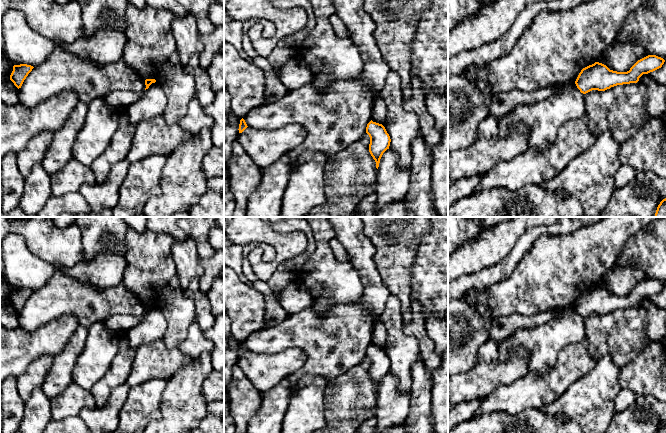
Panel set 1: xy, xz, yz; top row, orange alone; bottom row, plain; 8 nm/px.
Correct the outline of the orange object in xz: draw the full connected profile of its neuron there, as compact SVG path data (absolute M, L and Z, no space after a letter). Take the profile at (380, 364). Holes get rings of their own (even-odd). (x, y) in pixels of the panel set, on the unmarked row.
M372 344L367 348L366 357L370 361L369 376L375 384L376 392L378 393L383 377L389 373L391 363L385 351Z

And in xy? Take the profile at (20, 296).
M27 288L14 289L13 295L10 299L10 304L19 313L21 312L24 304L34 291Z

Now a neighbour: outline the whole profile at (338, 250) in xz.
M335 239L330 241L330 247L332 249L332 252L335 256L335 258L339 261L339 262L344 262L344 263L348 263L349 260L349 256L345 250L345 248L338 243Z

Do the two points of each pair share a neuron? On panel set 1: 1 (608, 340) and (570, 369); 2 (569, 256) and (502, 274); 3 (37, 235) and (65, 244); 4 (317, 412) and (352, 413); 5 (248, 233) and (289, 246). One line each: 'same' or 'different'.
1: different
2: different
3: same
4: different
5: same

